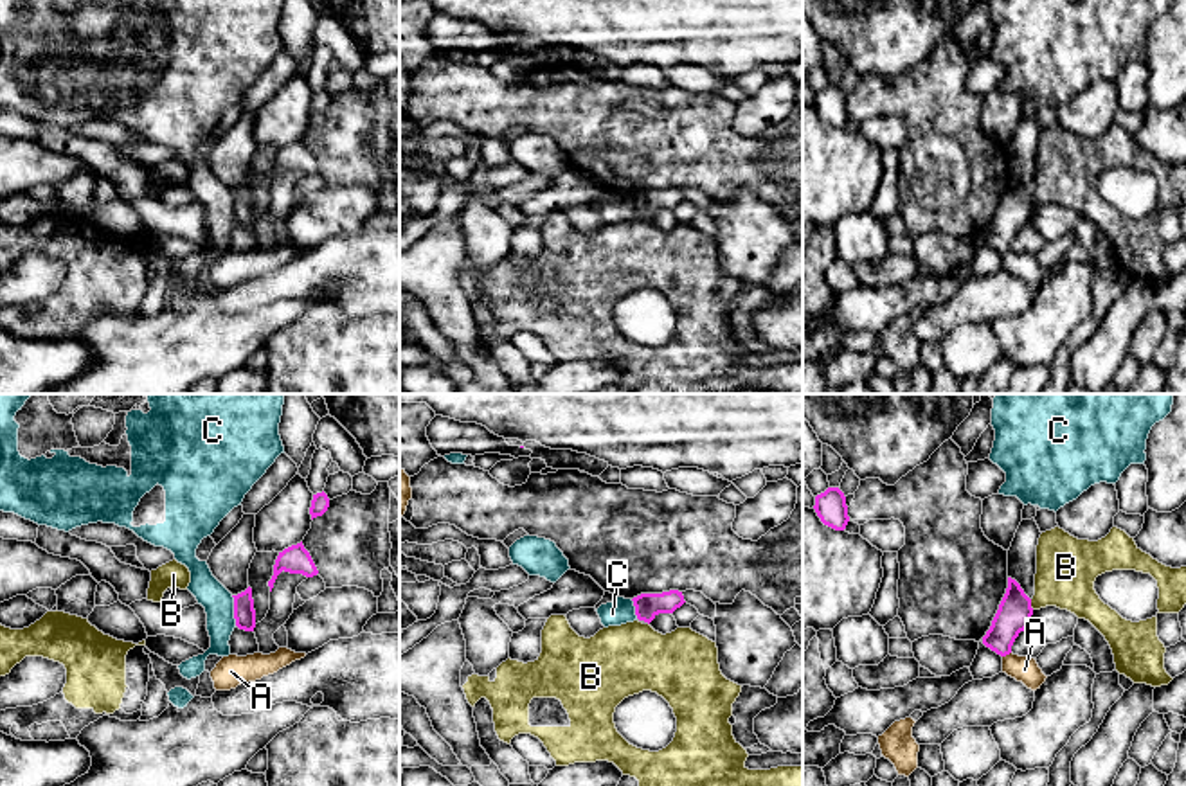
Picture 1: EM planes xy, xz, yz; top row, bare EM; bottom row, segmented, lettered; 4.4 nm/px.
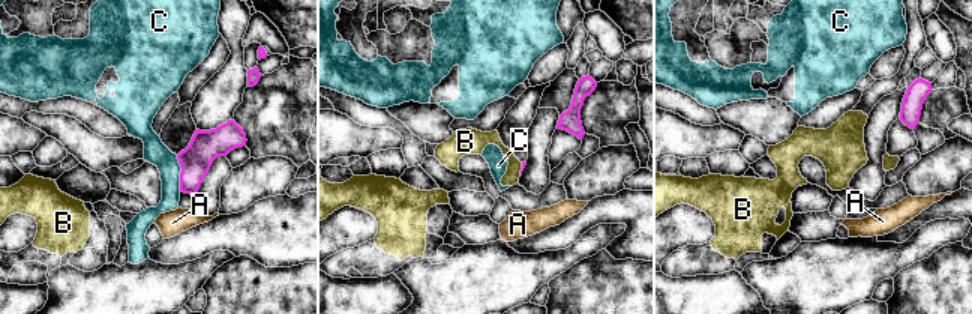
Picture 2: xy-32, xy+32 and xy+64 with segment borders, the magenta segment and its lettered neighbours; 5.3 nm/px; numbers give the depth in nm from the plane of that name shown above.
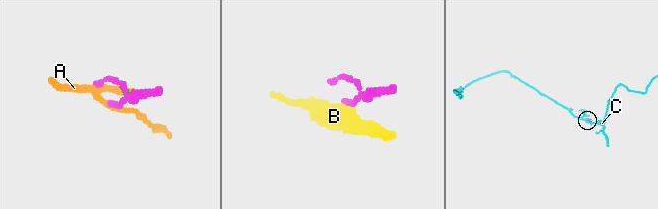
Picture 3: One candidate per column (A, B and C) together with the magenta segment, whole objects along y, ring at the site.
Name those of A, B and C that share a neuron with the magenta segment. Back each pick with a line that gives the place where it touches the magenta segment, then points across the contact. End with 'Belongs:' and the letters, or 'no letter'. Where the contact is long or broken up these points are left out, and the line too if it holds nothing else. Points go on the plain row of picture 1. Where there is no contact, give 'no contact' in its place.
Belongs: no letter

